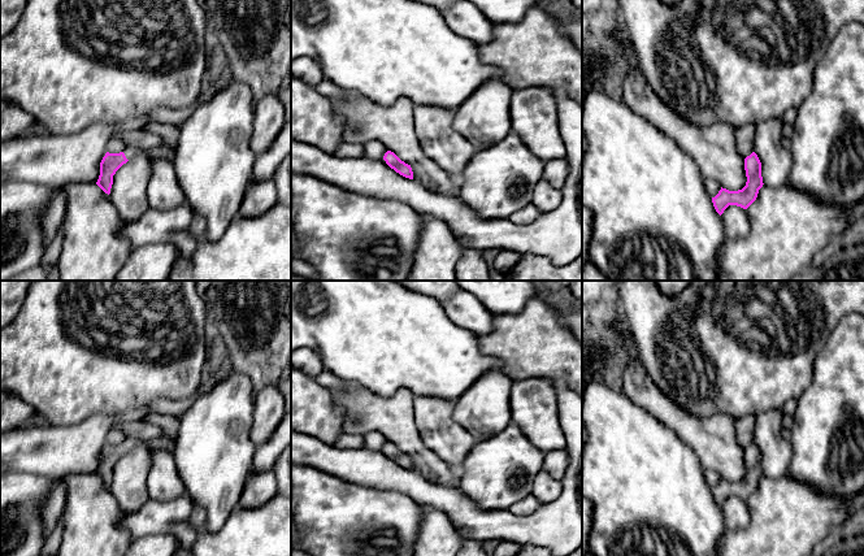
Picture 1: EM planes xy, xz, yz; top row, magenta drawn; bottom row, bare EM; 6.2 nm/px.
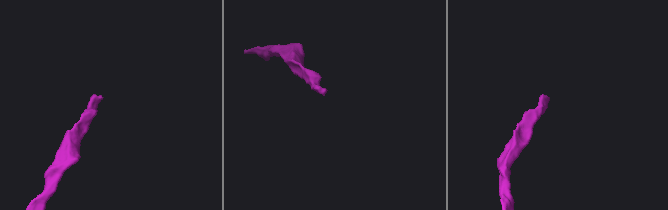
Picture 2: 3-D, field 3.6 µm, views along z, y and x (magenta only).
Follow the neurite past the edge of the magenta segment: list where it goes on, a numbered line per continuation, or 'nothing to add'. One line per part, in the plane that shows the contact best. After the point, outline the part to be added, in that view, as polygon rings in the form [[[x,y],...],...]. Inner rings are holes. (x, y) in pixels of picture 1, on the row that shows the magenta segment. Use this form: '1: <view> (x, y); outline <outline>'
1: xy (130, 152); outline [[[126,147],[123,153],[126,156],[127,160],[131,160],[134,158],[140,151],[138,151],[136,148],[134,147]]]

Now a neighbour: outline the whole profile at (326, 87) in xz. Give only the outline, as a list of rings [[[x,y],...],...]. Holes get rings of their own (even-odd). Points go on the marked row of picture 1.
[[[324,78],[317,86],[314,86],[318,94],[327,96],[329,99],[331,97],[338,97],[338,99],[346,99],[348,97],[348,92],[338,87],[335,83],[331,81]]]

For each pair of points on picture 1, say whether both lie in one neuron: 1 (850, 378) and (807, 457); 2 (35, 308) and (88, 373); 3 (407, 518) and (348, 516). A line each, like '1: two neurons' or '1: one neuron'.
1: one neuron
2: one neuron
3: one neuron

